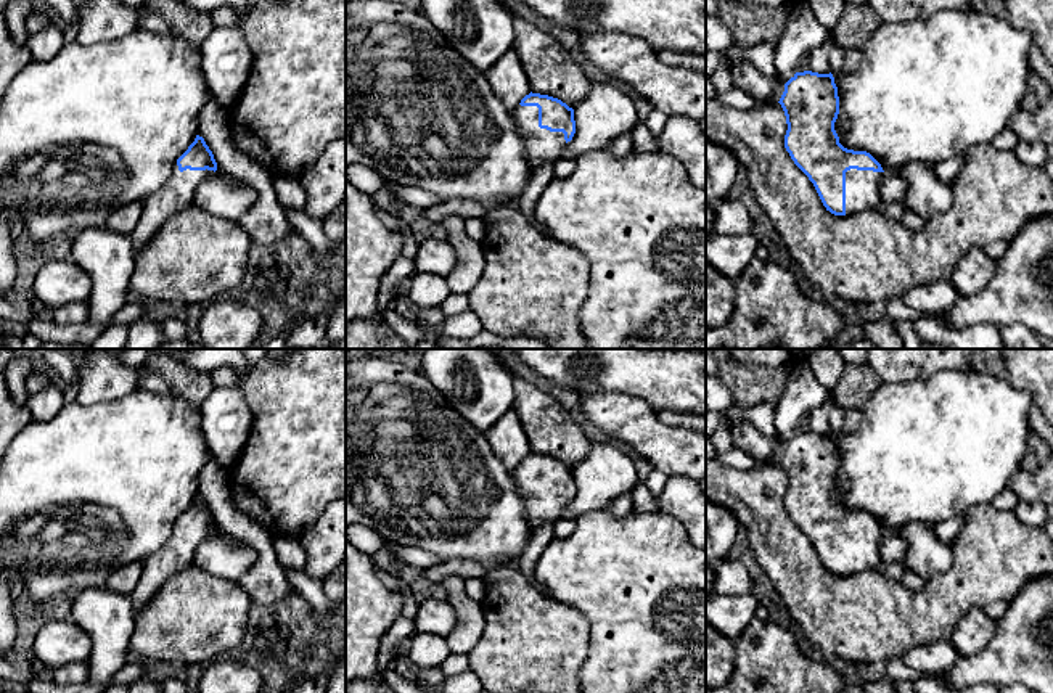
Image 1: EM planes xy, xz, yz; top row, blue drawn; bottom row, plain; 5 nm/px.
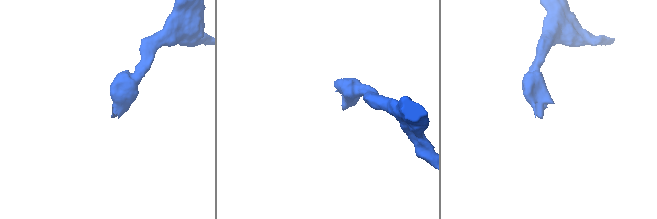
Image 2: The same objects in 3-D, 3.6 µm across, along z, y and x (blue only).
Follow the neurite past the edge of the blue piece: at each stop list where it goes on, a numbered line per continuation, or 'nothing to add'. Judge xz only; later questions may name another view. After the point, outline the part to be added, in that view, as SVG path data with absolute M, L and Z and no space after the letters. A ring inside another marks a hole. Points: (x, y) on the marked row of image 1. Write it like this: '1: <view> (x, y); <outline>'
1: xz (542, 147); M518 105L514 108L514 121L526 145L527 162L534 169L555 162L567 146L563 132L550 132L539 127L537 106Z

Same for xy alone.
1: xy (177, 193); M175 164L170 178L143 199L141 217L130 235L135 254L150 244L158 228L174 214L195 201L198 187L211 177L211 170L178 170Z

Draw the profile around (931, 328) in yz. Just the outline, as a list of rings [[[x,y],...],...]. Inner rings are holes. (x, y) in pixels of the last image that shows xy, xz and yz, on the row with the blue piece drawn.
[[[920,315],[913,330],[921,342],[944,344],[950,349],[1003,349],[1000,328],[985,323],[955,328],[945,315]]]

